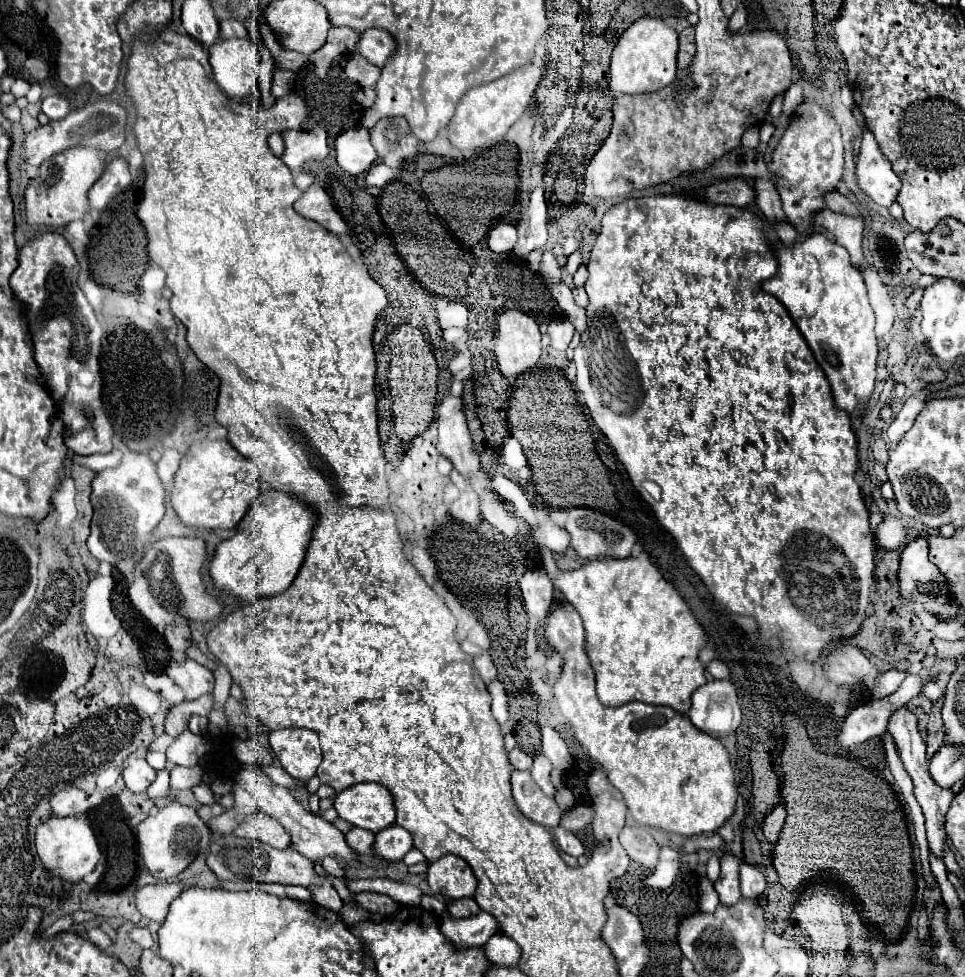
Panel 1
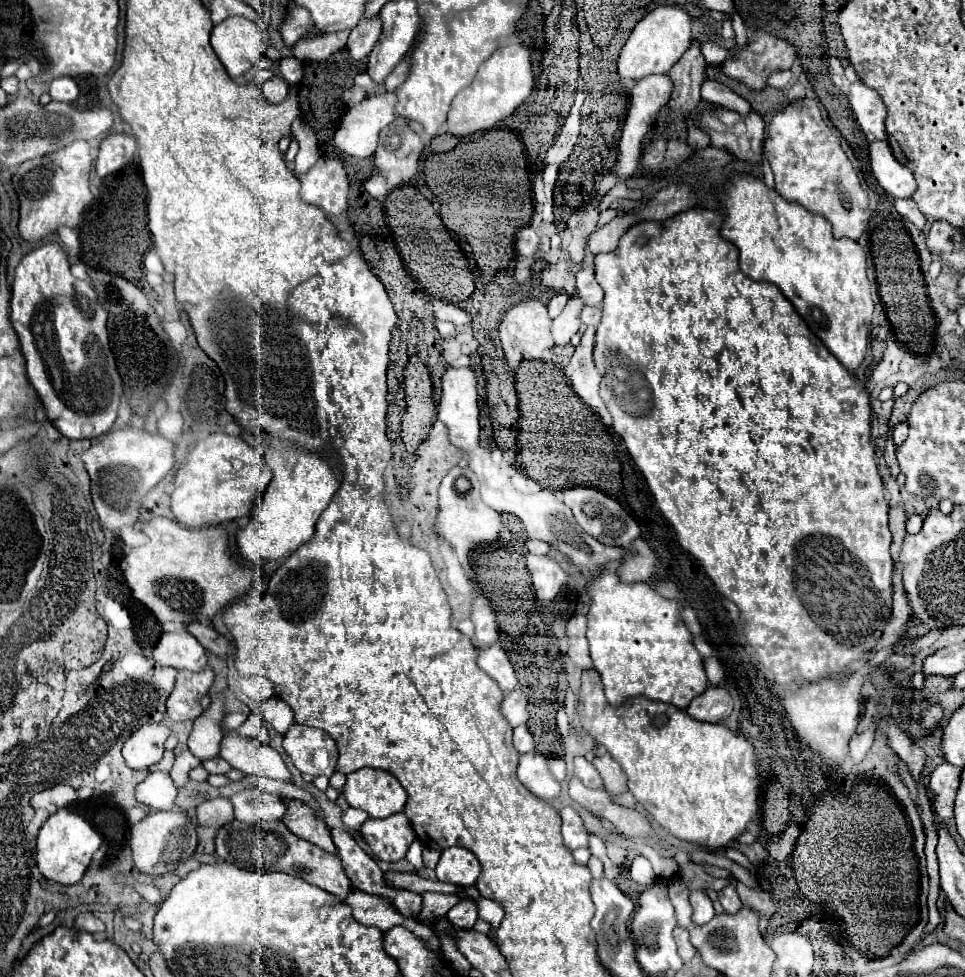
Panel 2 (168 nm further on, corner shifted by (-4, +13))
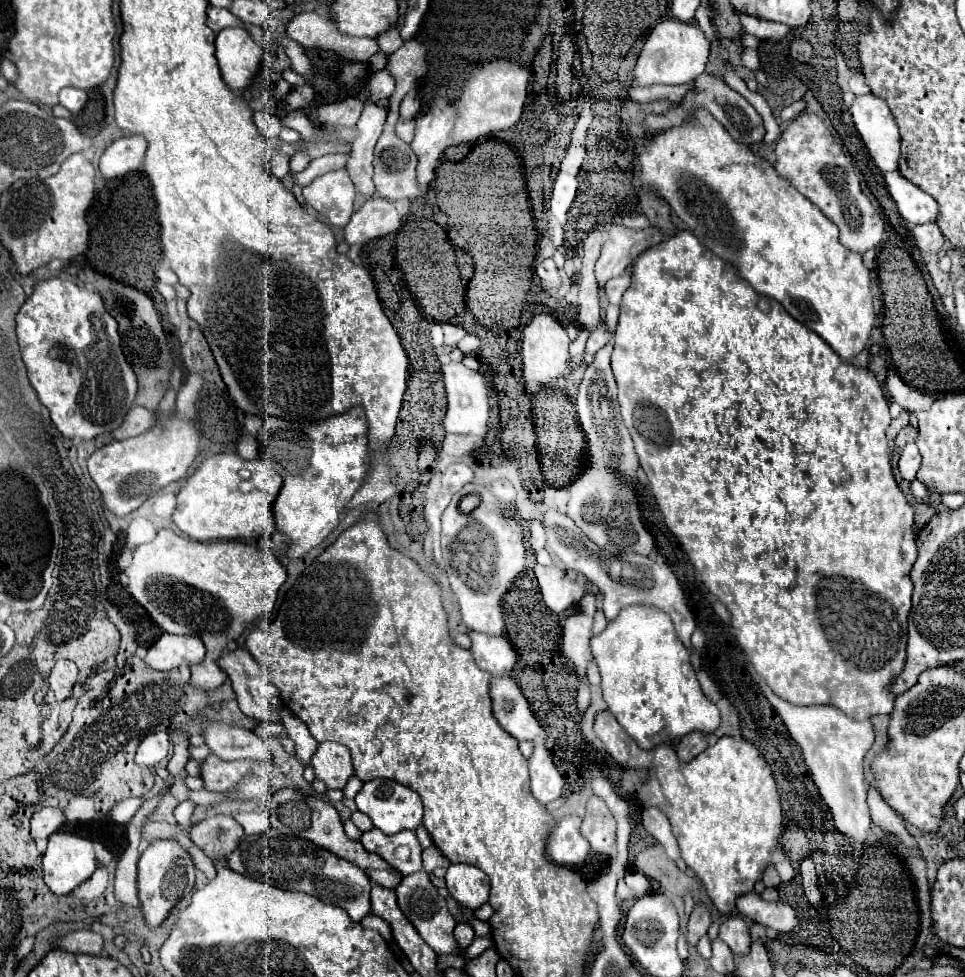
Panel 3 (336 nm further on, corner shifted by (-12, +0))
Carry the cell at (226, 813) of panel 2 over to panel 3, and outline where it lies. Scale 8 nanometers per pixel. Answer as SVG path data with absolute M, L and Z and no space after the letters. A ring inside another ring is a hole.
M224 814L206 818L198 824L194 824L190 830L192 842L198 848L202 848L206 852L206 856L212 860L220 860L220 858L228 856L238 846L242 836L244 836L242 826L232 816L224 816ZM216 824L222 828L216 828ZM226 826L236 826L236 828L226 828Z

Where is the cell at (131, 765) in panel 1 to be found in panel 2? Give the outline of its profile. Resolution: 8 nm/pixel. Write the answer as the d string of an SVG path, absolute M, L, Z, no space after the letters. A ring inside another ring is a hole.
M146 723L124 743L122 755L132 769L148 769L162 759L170 727L164 723Z

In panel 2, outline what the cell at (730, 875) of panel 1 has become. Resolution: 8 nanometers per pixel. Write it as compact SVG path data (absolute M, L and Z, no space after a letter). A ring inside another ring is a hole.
M734 885L724 887L724 889L718 893L718 897L720 897L720 903L722 903L722 907L724 907L726 913L738 913L738 911L742 909L742 901L738 899Z

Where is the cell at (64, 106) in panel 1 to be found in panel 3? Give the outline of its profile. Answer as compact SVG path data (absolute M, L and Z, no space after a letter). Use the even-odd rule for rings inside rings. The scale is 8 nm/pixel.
M64 88L60 92L60 104L64 108L68 108L72 114L78 114L84 108L86 100L88 100L88 94L78 88Z

